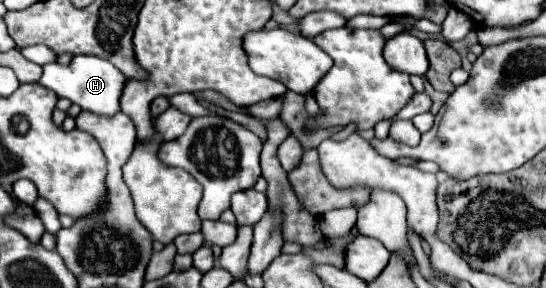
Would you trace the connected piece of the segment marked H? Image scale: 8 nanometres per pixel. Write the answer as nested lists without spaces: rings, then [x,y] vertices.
[[[75,55],[71,63],[65,67],[57,63],[43,65],[43,75],[39,79],[39,85],[55,91],[59,97],[69,99],[71,103],[77,103],[85,111],[91,111],[101,117],[113,117],[121,111],[119,99],[127,85],[127,77],[105,59],[99,59],[95,55]]]

